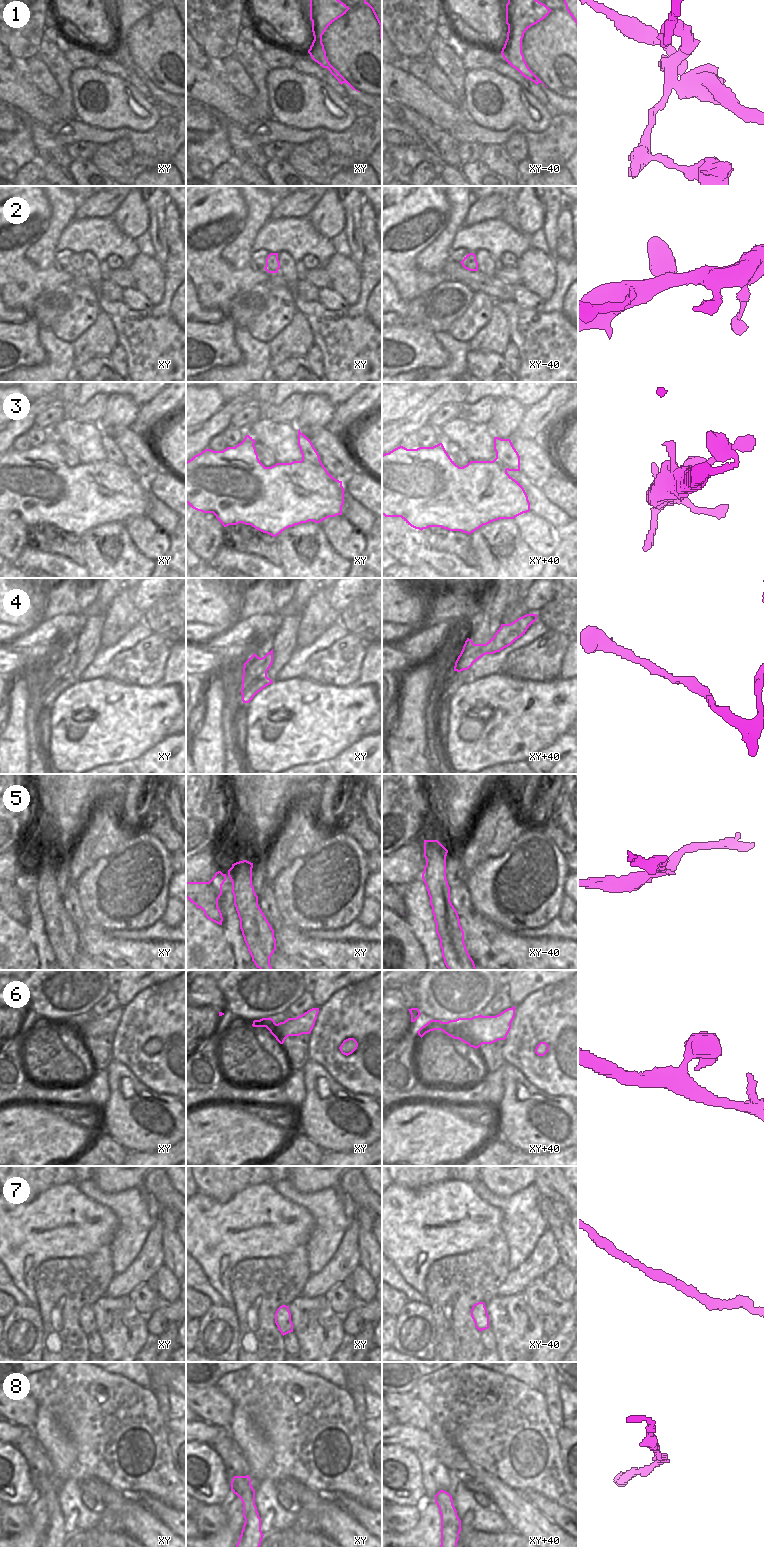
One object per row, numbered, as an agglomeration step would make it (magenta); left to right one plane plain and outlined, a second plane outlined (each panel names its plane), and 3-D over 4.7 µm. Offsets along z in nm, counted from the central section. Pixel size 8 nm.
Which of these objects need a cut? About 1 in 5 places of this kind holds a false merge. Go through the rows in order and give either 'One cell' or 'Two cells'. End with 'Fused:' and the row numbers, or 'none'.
1: Two cells
2: One cell
3: One cell
4: One cell
5: Two cells
6: One cell
7: One cell
8: One cell
Fused: 1, 5

